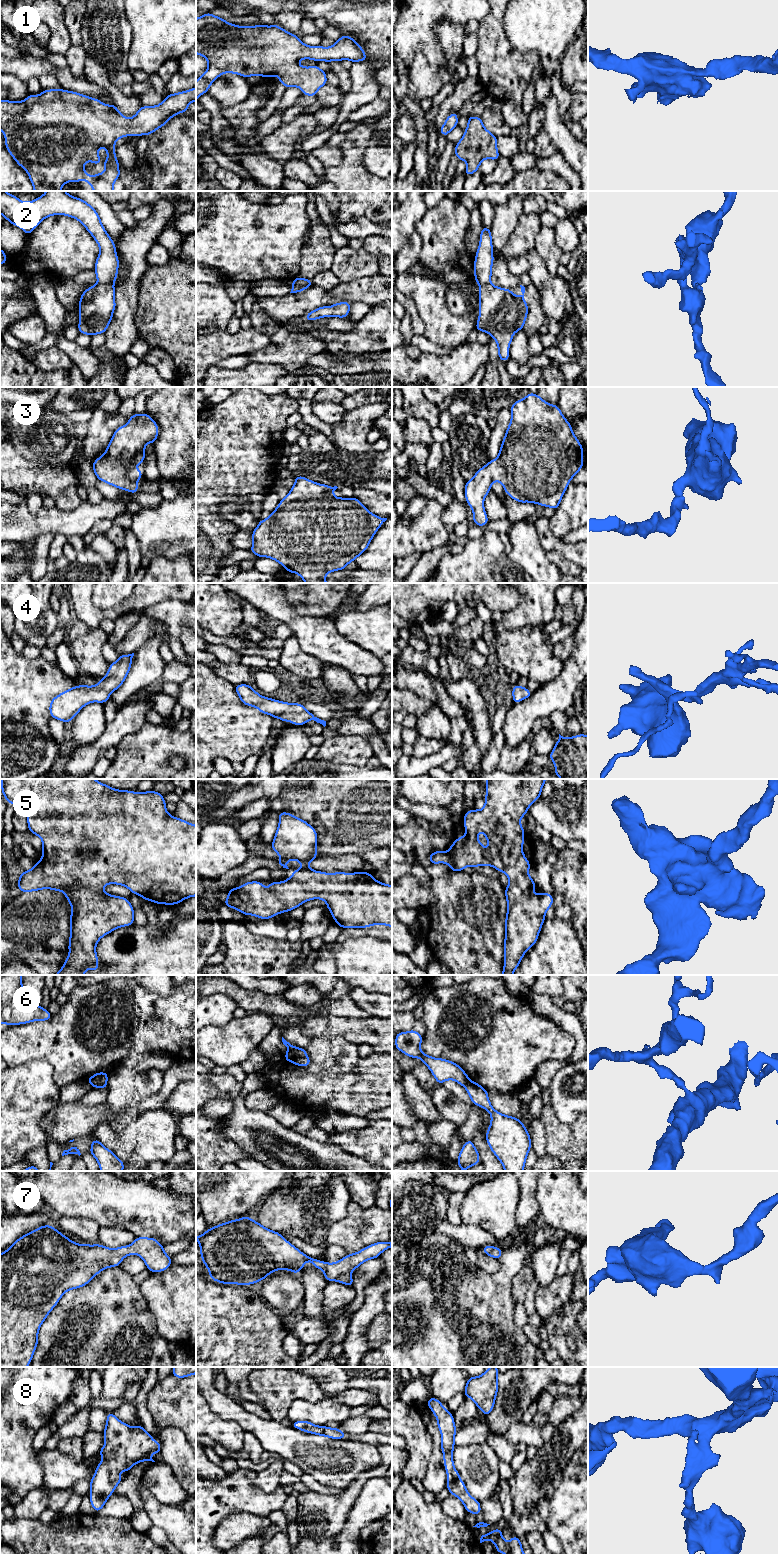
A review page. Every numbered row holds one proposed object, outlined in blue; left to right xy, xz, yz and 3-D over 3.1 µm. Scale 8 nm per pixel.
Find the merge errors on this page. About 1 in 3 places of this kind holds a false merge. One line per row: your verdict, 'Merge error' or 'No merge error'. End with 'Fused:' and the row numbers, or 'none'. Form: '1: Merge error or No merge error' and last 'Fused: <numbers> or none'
1: No merge error
2: Merge error
3: No merge error
4: No merge error
5: No merge error
6: Merge error
7: No merge error
8: No merge error
Fused: 2, 6

